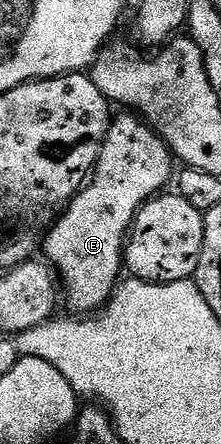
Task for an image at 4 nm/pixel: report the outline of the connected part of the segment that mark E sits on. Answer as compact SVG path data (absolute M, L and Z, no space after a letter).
M120 114L108 127L88 182L57 214L42 239L43 258L58 276L63 302L64 299L68 302L72 313L99 312L111 299L122 279L124 245L132 222L141 207L161 194L174 179L174 156L163 139L139 115Z

